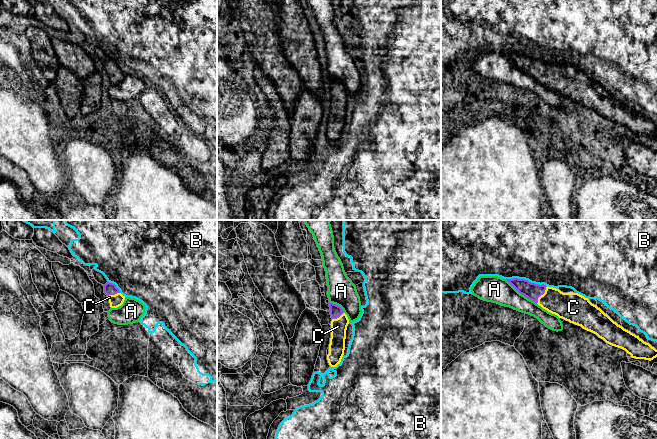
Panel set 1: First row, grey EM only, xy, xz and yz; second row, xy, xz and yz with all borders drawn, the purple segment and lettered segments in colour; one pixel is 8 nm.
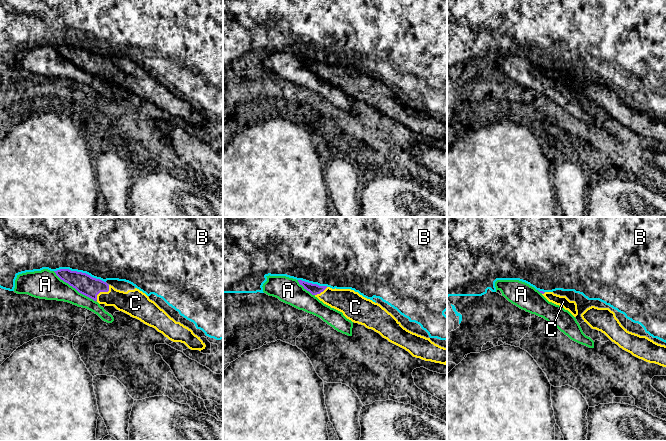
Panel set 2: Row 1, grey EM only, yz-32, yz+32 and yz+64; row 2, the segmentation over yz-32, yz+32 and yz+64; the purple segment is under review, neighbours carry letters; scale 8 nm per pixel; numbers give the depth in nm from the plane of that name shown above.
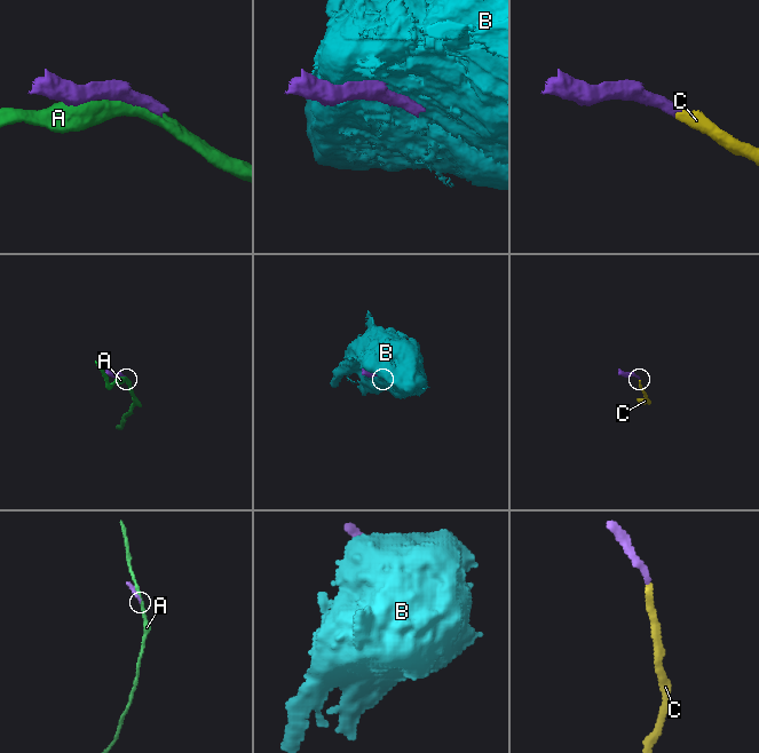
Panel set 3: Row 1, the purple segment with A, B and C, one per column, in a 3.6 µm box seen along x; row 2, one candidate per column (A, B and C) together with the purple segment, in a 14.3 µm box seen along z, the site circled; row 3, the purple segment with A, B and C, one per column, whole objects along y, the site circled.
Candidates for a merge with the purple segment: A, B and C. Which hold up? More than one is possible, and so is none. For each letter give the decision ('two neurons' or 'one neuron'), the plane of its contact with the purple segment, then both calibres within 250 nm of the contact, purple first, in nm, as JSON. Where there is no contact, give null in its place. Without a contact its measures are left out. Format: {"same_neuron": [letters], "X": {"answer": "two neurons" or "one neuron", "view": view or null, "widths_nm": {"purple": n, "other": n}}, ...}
{"same_neuron": ["C"], "A": {"answer": "two neurons", "view": "yz", "widths_nm": {"purple": 140, "other": 220}}, "B": {"answer": "two neurons", "view": "yz", "widths_nm": {"purple": 140, "other": 500}}, "C": {"answer": "one neuron", "view": "yz", "widths_nm": {"purple": 140, "other": 220}}}

